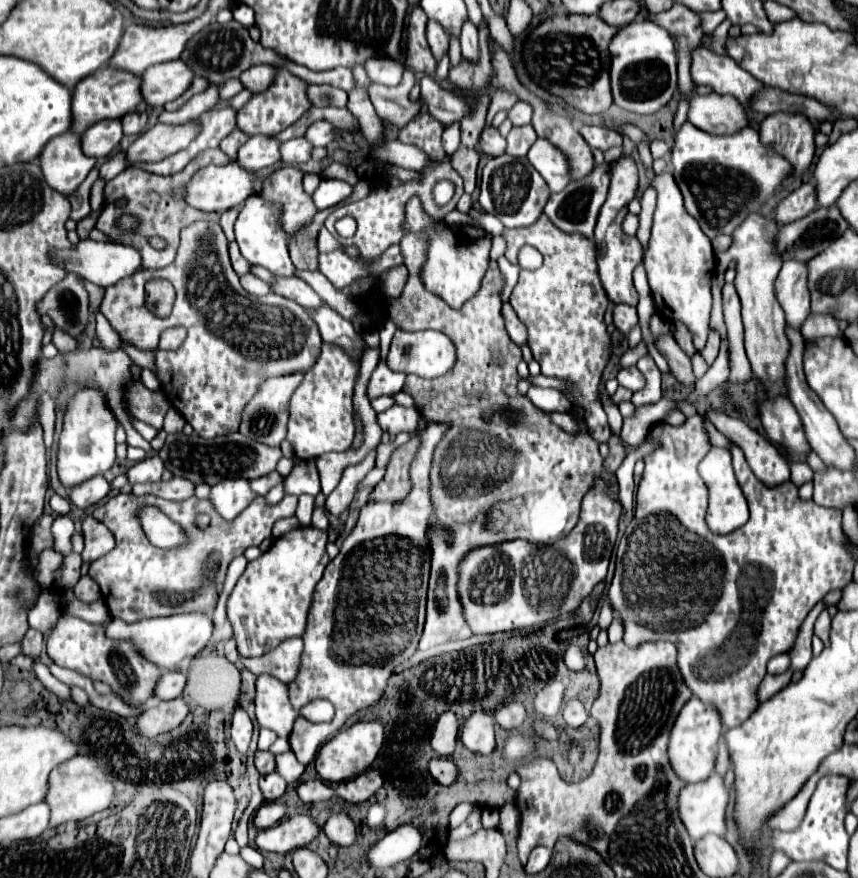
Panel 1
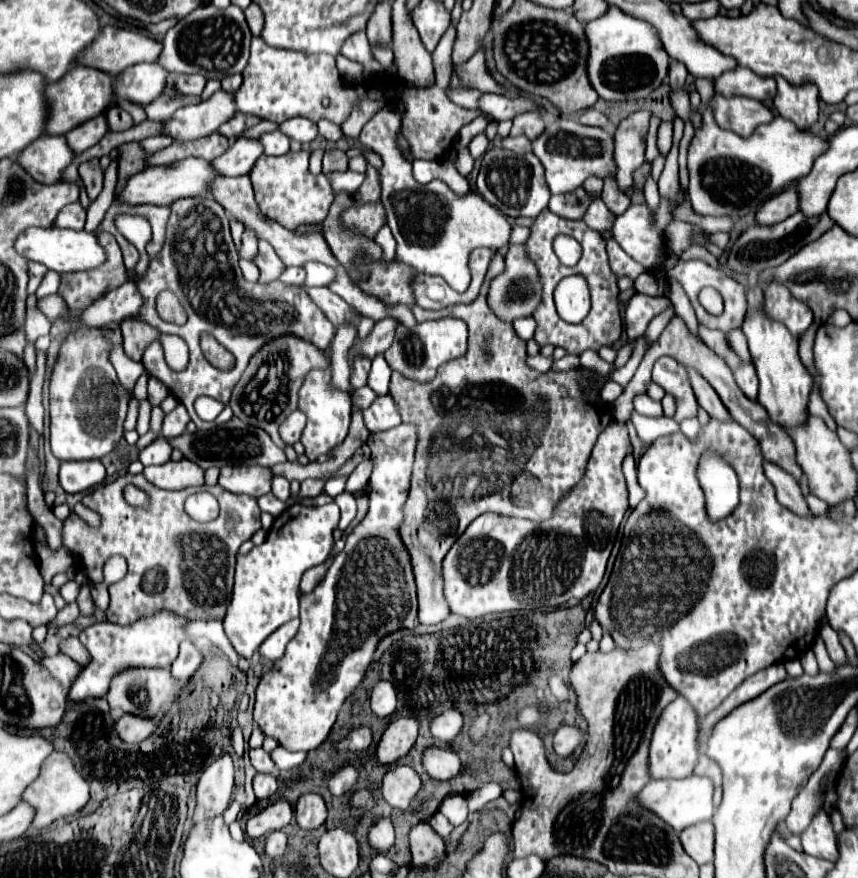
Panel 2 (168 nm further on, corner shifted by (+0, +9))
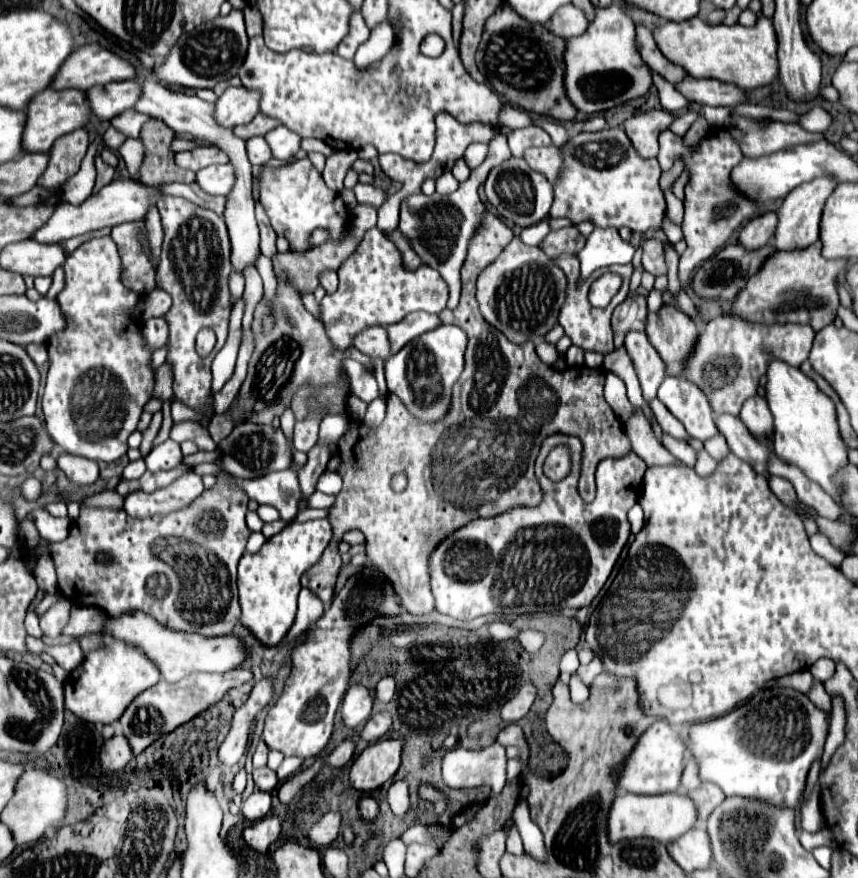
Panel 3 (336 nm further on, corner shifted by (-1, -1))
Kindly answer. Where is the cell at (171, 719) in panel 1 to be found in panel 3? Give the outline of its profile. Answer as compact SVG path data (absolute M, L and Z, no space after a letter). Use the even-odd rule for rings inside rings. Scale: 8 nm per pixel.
M121 733L113 735L111 739L105 741L99 757L101 757L103 769L107 769L107 771L123 769L133 757L133 749L129 747L129 739L125 739L125 735L121 735Z

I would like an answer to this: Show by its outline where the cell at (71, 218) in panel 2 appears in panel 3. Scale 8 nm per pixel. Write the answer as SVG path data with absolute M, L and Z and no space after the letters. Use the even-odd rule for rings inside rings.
M117 179L109 185L105 185L97 195L91 195L81 205L59 203L59 207L55 209L51 219L33 235L33 239L39 243L59 243L59 241L65 241L65 239L77 237L77 235L85 235L85 233L91 233L91 231L97 231L103 227L115 227L115 225L121 225L127 221L143 221L145 215L149 213L149 207L153 207L161 195L163 193L159 187L147 187L133 179Z

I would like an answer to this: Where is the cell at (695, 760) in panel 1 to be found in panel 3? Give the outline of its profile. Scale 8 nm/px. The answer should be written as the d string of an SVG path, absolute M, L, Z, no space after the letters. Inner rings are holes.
M667 721L653 723L639 739L637 747L631 751L625 769L621 771L619 787L639 795L657 795L657 793L671 793L677 791L683 775L683 761L685 761L685 737L671 727Z

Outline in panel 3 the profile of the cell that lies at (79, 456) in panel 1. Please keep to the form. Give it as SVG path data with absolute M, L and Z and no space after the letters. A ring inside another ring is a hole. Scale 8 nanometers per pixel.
M111 237L83 243L67 257L63 269L65 287L57 295L57 303L67 317L67 327L47 341L51 363L43 395L47 431L63 453L93 461L117 461L127 453L127 437L137 429L143 405L151 399L153 391L153 369L149 367L151 355L145 351L139 323L129 317L141 295L129 291L121 283L121 257Z

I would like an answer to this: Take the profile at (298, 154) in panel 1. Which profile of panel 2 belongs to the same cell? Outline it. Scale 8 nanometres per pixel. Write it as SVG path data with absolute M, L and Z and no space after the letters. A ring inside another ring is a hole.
M280 131L260 135L260 143L262 143L266 155L284 155L290 151L290 139L284 137L284 133L280 133Z

